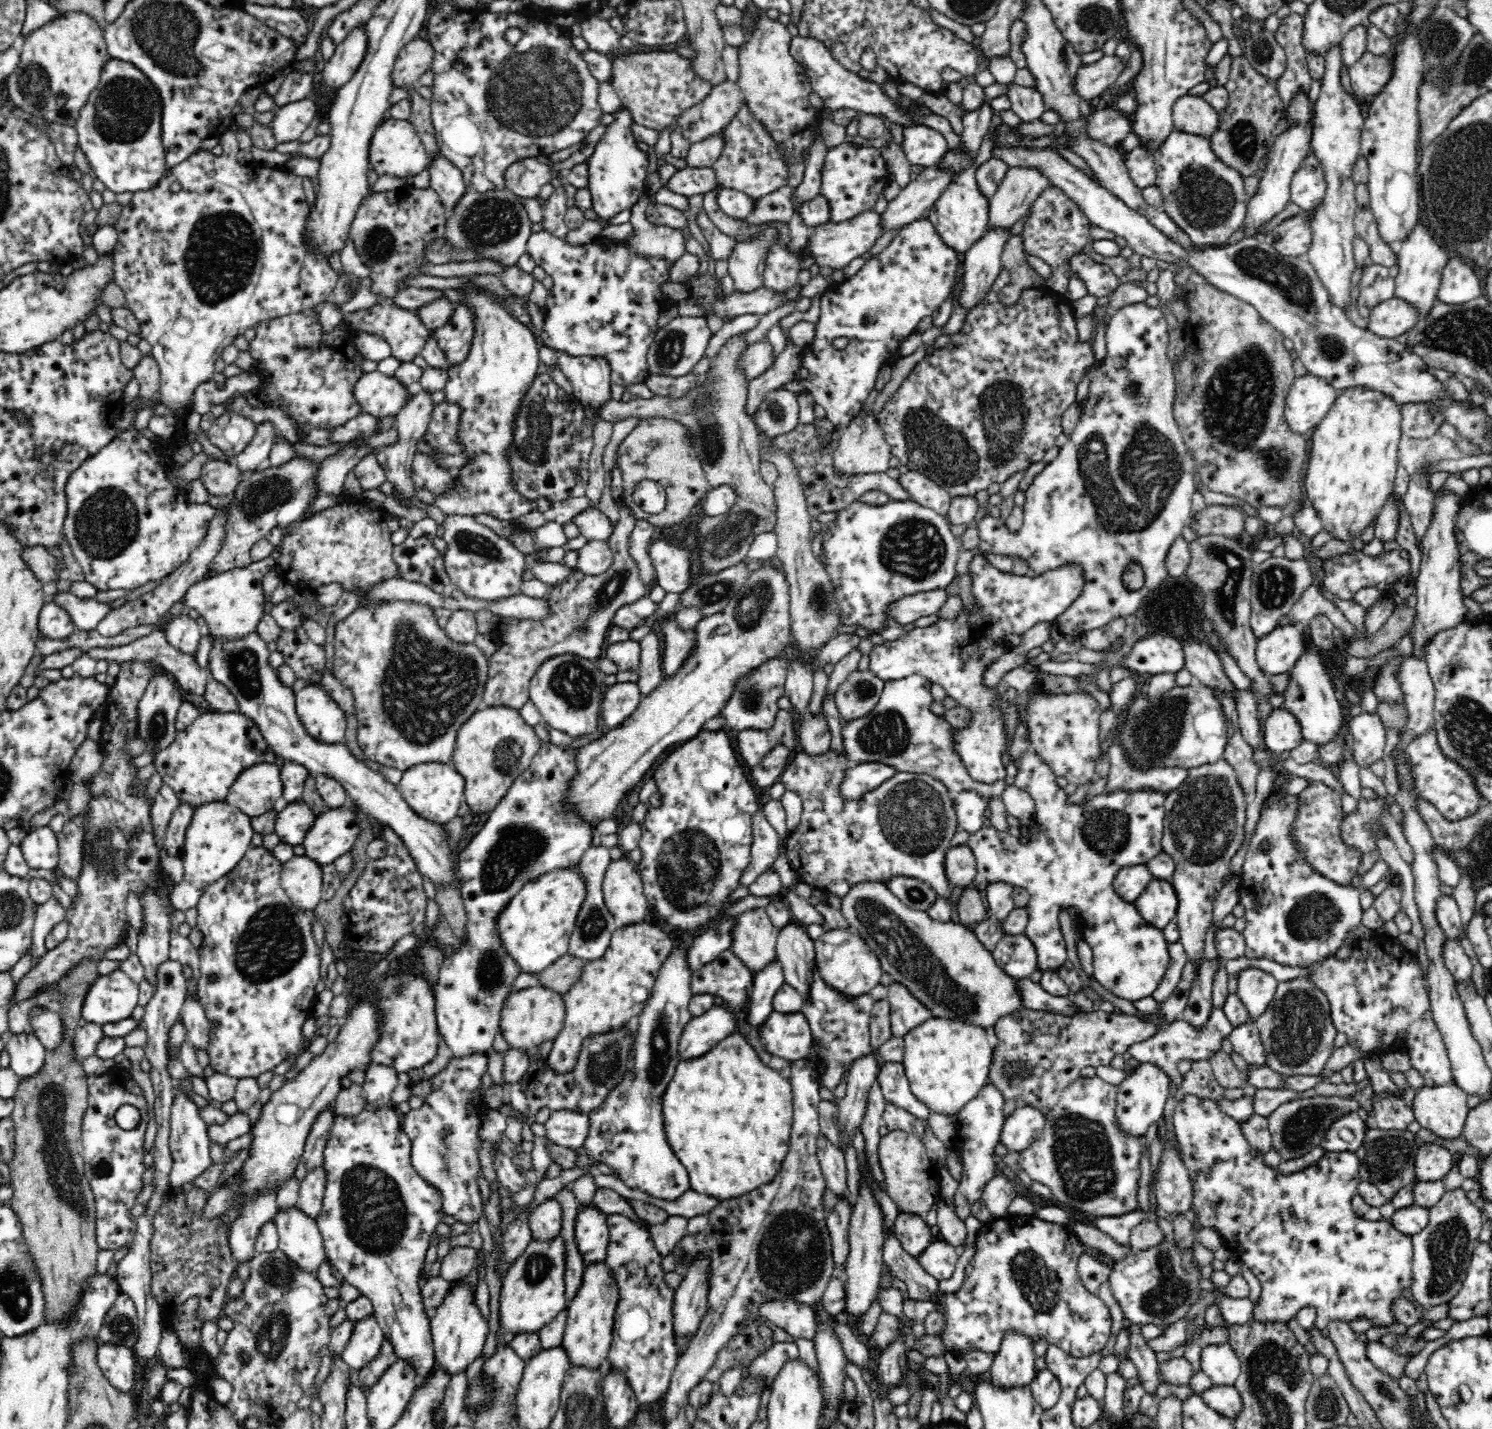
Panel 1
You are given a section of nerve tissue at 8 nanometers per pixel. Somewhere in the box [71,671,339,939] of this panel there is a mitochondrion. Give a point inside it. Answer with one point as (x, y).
(112, 844)

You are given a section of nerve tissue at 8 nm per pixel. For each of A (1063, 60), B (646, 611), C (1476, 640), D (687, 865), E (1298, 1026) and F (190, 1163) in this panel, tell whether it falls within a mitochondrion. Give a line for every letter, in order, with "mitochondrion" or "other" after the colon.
A: mitochondrion
B: other
C: other
D: mitochondrion
E: mitochondrion
F: other

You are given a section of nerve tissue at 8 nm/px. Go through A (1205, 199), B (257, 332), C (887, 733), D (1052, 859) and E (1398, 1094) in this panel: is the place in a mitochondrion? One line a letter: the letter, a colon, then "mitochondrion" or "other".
A: mitochondrion
B: other
C: mitochondrion
D: other
E: other

